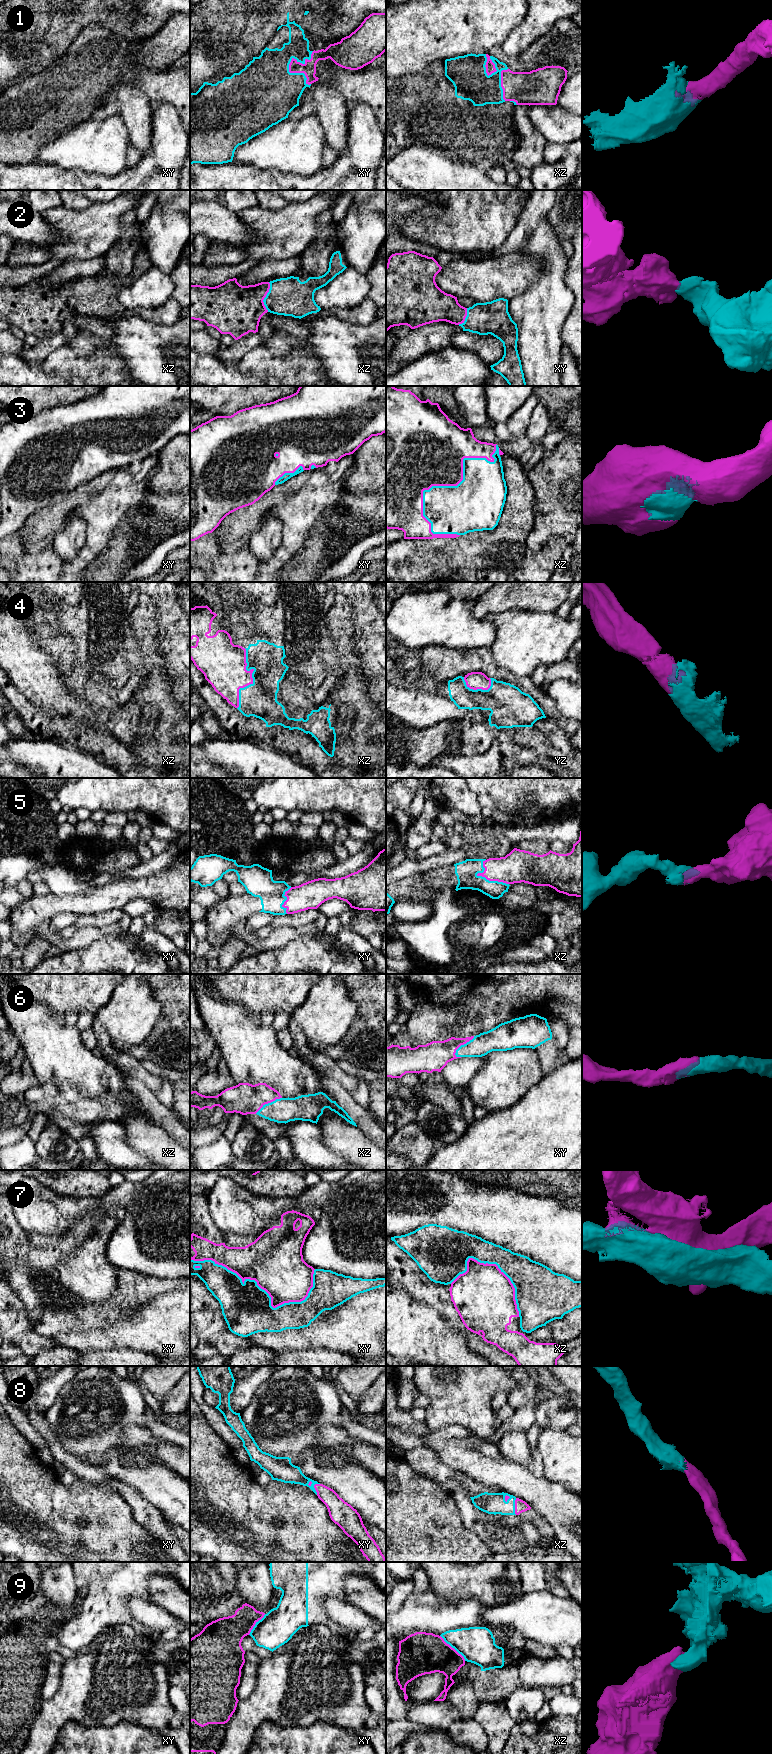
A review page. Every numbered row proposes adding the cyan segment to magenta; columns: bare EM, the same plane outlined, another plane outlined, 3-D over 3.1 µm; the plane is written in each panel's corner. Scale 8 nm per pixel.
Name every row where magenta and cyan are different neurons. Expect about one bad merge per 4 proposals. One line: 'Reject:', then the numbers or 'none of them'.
Reject: 7, 9

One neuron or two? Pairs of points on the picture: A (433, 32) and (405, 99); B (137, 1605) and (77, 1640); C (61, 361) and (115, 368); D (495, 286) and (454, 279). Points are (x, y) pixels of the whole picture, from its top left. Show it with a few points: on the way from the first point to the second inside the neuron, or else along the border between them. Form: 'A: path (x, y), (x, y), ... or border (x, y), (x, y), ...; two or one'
A: border (436, 60), (419, 71), (407, 73), (396, 78); two
B: border (126, 1600), (131, 1617), (135, 1621); two
C: path (74, 366), (102, 368); one
D: path (485, 280), (464, 279); one

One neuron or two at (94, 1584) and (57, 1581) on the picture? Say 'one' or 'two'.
two

